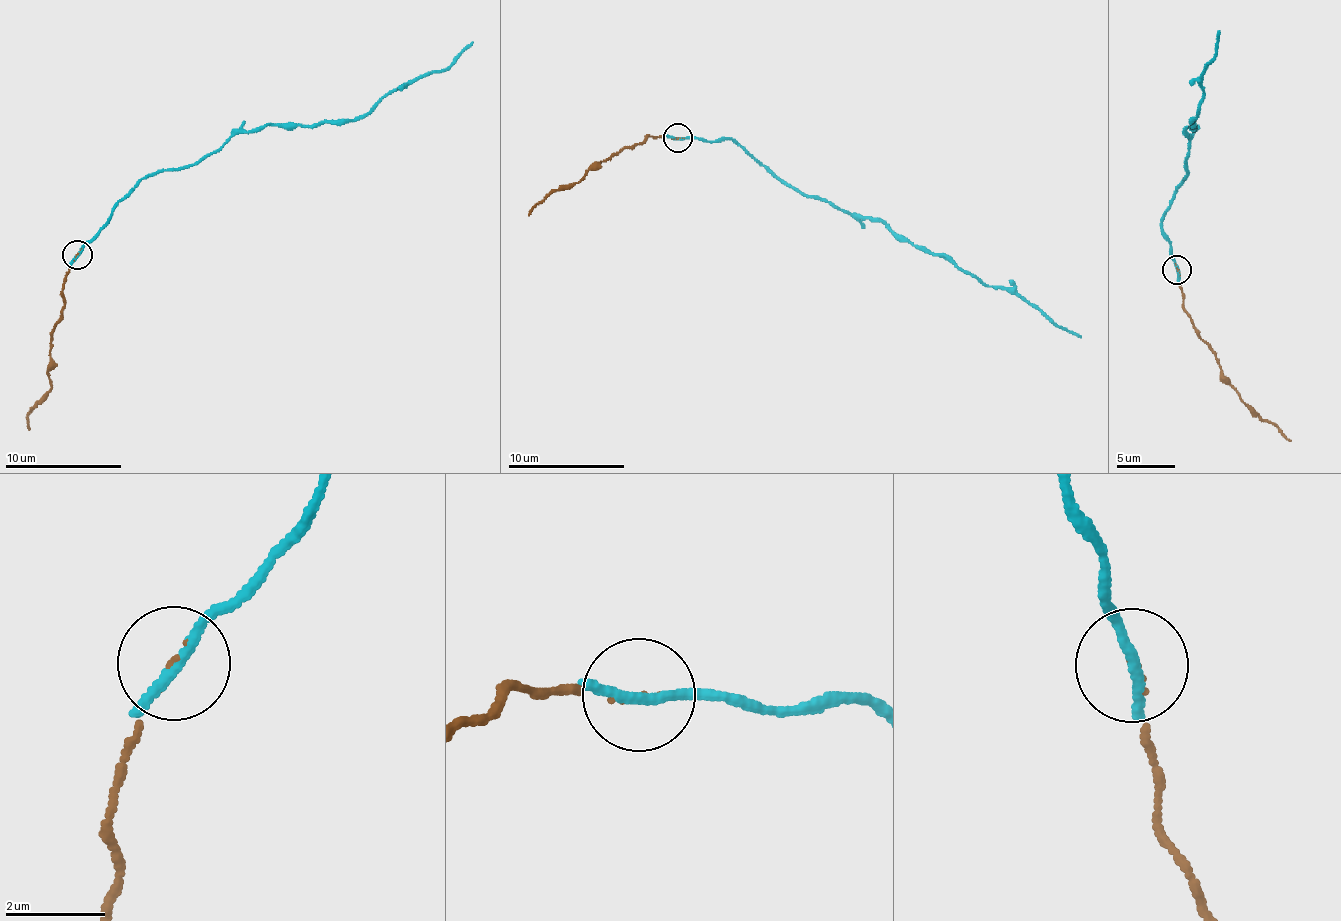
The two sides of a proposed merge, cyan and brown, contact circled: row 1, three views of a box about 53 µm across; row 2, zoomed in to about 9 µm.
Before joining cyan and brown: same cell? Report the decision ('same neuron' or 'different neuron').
different neuron

